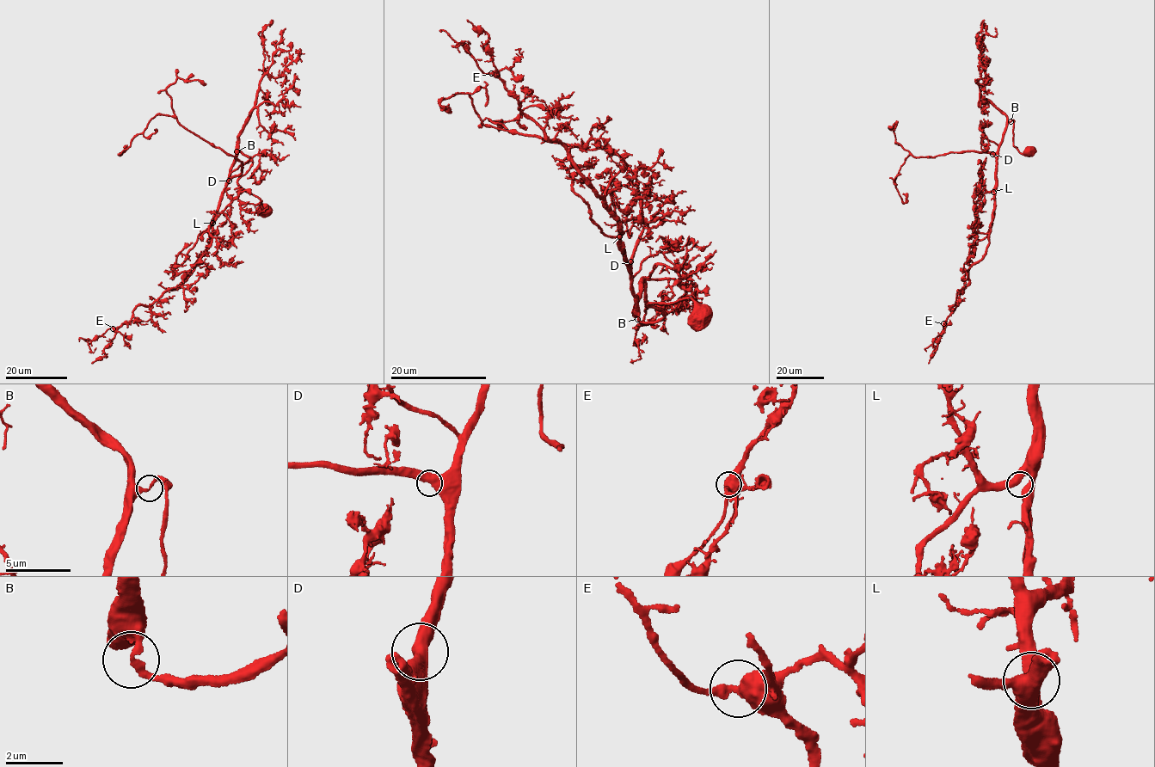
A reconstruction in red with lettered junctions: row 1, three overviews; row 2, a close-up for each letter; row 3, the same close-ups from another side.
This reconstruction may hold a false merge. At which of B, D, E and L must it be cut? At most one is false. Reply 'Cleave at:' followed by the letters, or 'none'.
Cleave at: none

